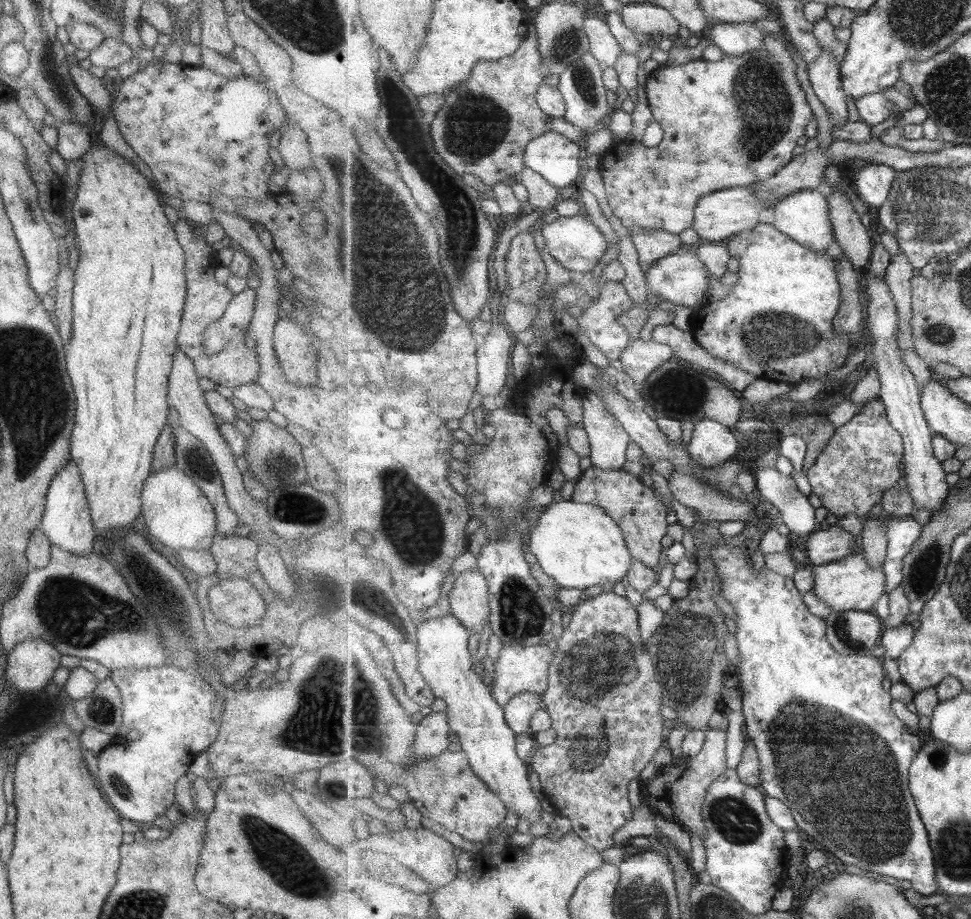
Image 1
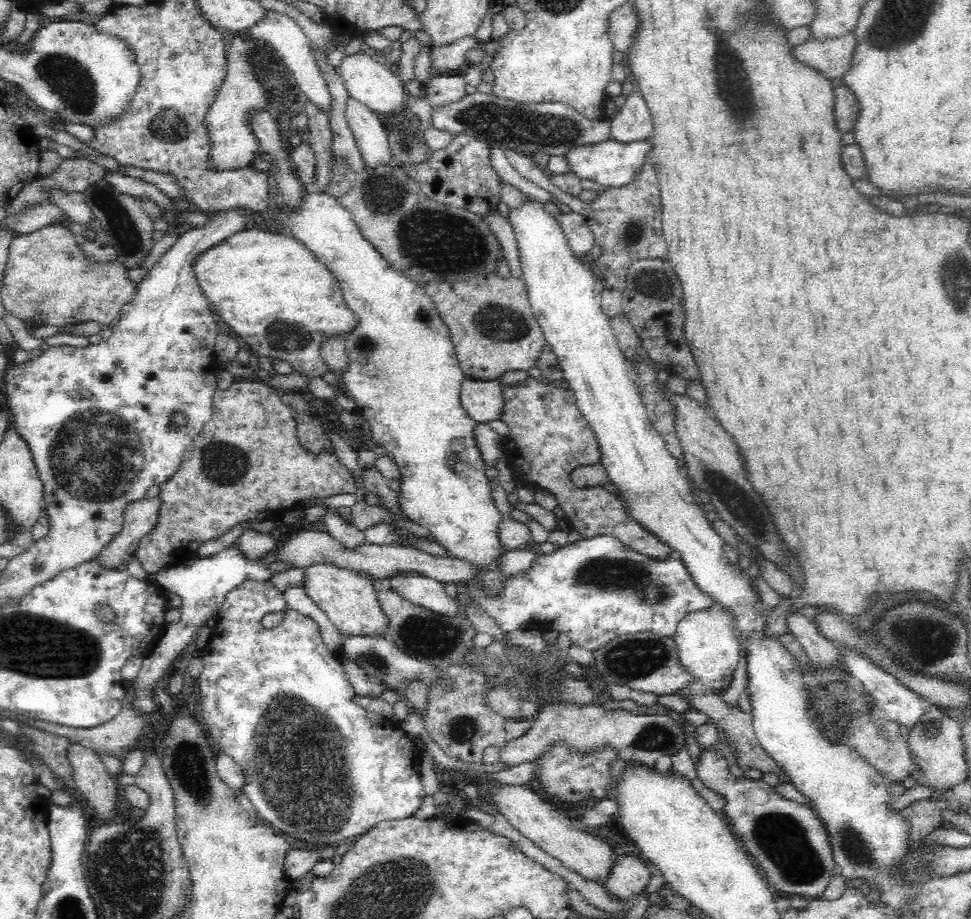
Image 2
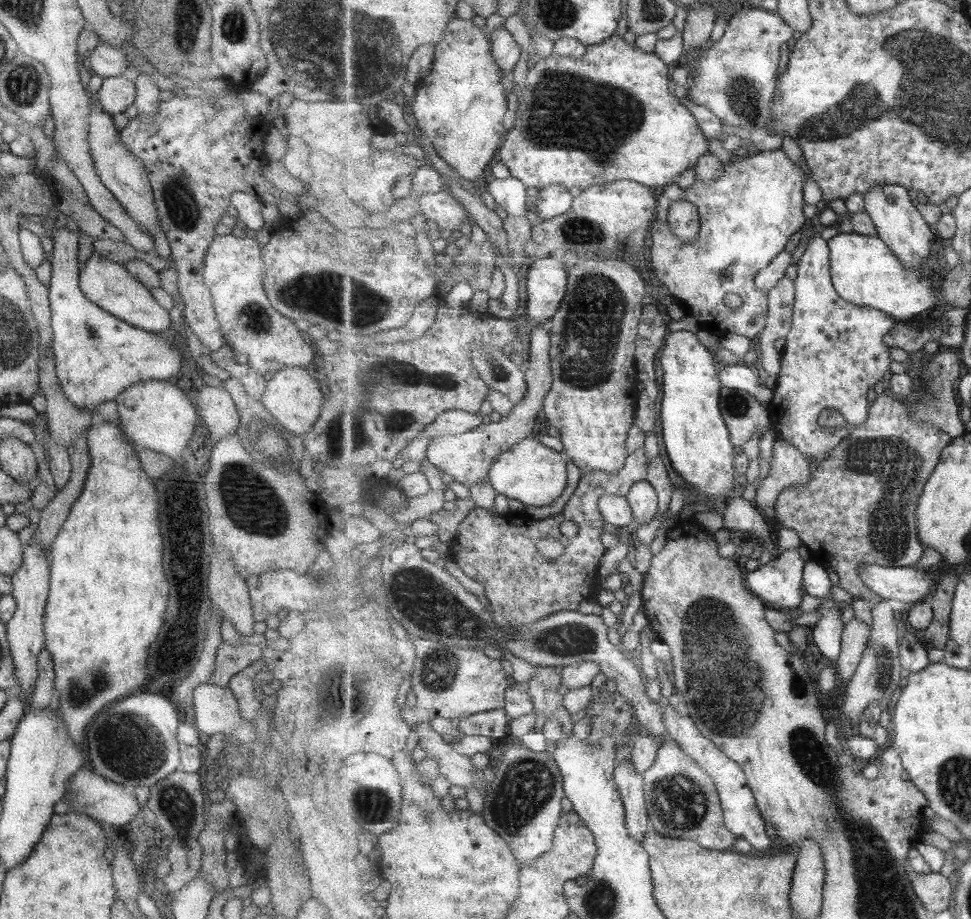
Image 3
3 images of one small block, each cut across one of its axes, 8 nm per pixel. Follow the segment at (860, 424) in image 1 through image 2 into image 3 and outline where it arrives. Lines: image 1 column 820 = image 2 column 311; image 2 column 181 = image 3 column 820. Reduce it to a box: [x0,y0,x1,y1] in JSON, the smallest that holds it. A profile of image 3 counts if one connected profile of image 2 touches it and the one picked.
[775,391,954,606]

